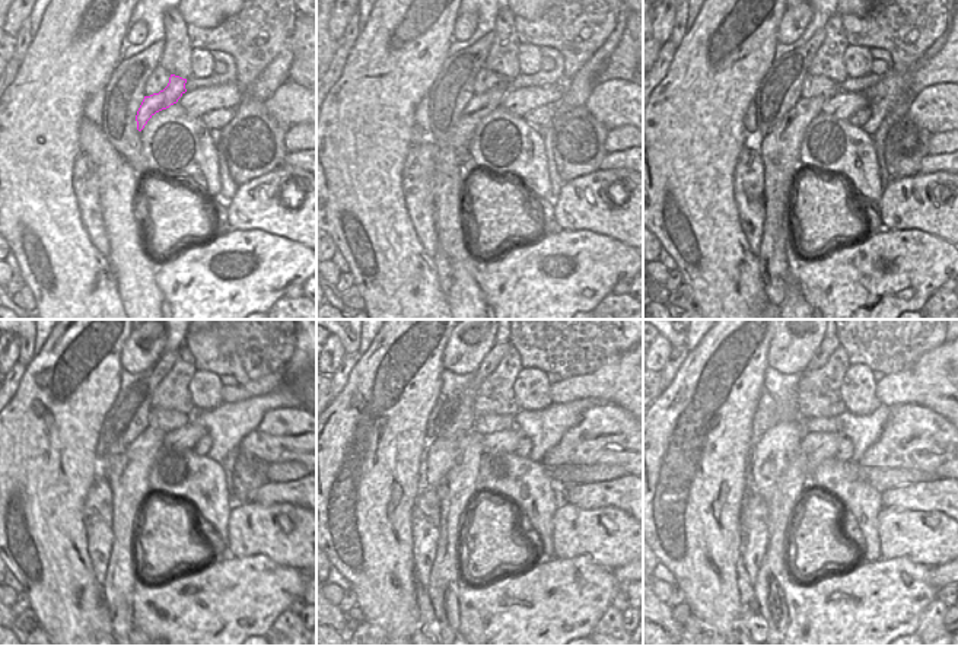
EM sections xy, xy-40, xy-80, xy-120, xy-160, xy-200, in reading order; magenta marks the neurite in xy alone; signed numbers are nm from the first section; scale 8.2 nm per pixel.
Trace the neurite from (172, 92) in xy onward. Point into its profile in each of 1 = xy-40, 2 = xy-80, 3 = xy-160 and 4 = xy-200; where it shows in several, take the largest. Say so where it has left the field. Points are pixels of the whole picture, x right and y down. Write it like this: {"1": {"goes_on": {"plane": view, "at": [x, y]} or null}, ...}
{"1": {"goes_on": {"plane": "xy-40", "at": [452, 158]}}, "2": {"goes_on": {"plane": "xy-80", "at": [780, 149]}}, "3": {"goes_on": {"plane": "xy-160", "at": [458, 487]}}, "4": {"goes_on": {"plane": "xy-200", "at": [791, 486]}}}

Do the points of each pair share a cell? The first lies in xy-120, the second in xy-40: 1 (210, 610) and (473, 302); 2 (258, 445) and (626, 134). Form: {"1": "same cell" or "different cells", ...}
{"1": "different cells", "2": "different cells"}

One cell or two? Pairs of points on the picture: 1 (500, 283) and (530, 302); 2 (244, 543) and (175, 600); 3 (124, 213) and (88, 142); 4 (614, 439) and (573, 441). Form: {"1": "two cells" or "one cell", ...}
{"1": "one cell", "2": "two cells", "3": "one cell", "4": "one cell"}

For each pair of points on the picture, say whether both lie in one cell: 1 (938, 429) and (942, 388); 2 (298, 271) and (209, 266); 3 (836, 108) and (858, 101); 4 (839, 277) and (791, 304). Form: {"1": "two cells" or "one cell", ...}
{"1": "two cells", "2": "one cell", "3": "one cell", "4": "two cells"}

